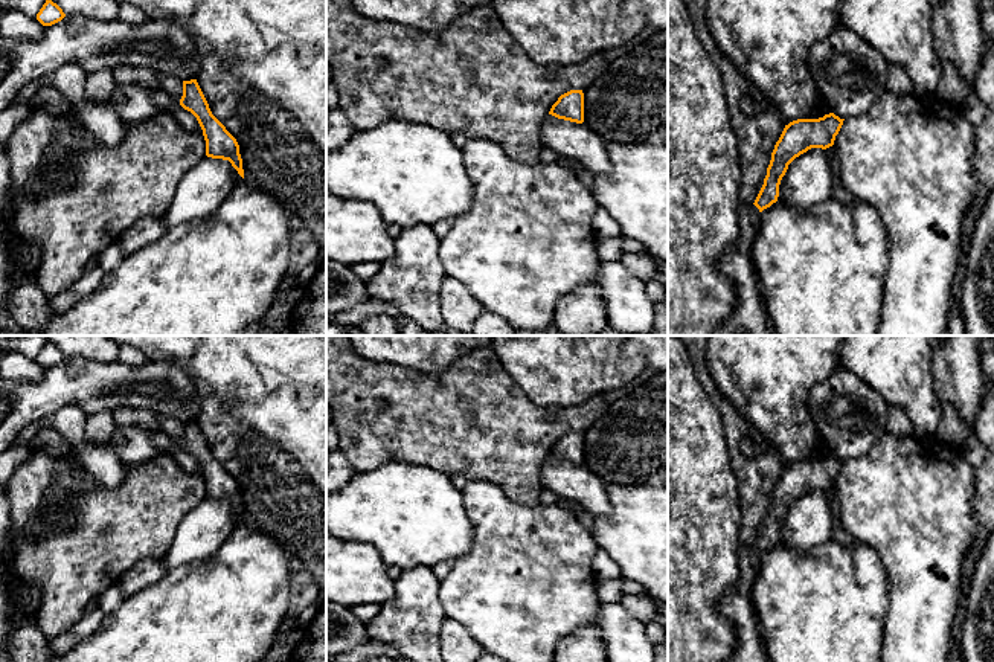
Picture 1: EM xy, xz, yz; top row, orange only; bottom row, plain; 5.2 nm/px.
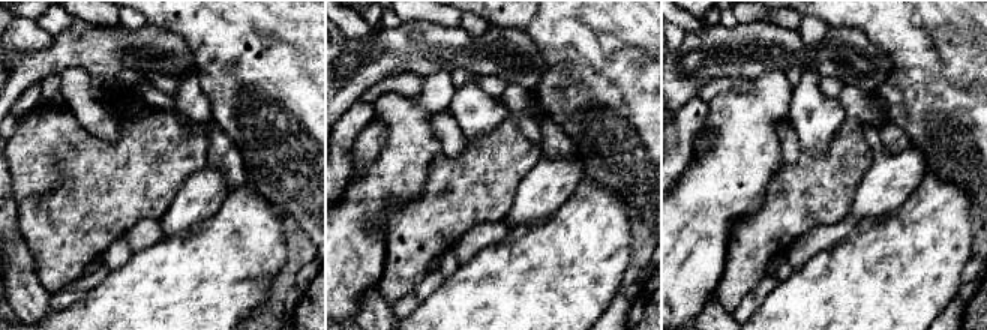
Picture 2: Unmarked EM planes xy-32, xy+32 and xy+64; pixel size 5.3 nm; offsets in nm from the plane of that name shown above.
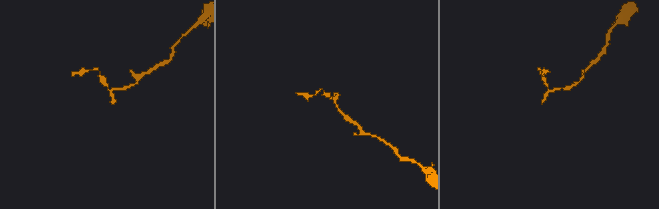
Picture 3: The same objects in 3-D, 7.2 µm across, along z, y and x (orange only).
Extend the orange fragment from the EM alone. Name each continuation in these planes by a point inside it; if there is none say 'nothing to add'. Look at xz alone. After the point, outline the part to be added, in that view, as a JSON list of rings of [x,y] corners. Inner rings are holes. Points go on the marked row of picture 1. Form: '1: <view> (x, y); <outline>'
nothing to add

